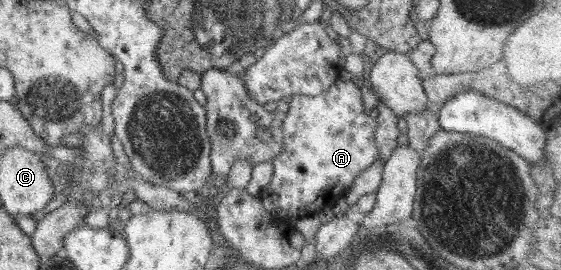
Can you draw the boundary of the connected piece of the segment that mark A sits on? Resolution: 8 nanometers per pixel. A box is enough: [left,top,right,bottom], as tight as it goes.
[264,80,379,219]

